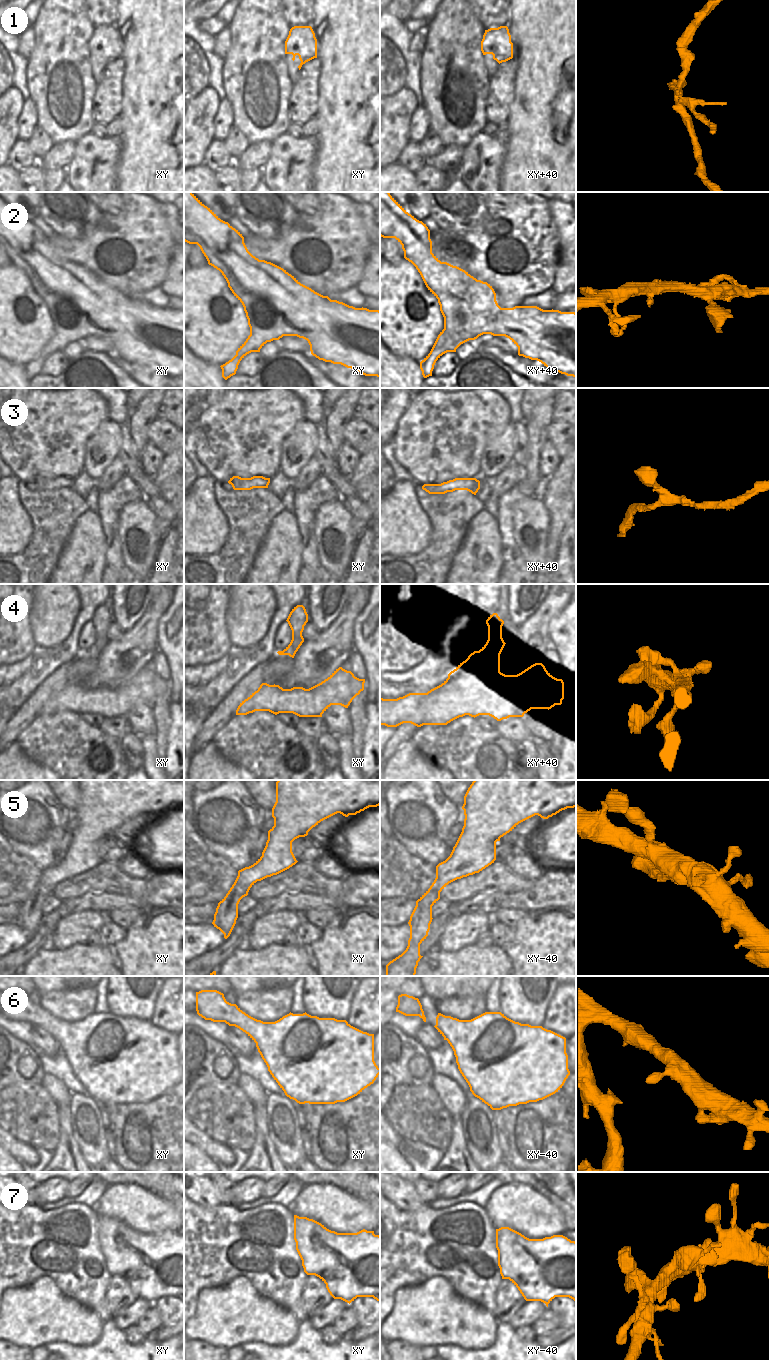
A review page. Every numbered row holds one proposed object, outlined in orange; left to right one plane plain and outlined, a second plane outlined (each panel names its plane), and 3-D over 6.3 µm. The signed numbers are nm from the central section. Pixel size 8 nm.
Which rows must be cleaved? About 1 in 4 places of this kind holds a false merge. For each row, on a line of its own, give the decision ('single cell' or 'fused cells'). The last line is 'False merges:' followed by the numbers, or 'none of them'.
1: fused cells
2: single cell
3: single cell
4: single cell
5: single cell
6: single cell
7: single cell
False merges: 1

